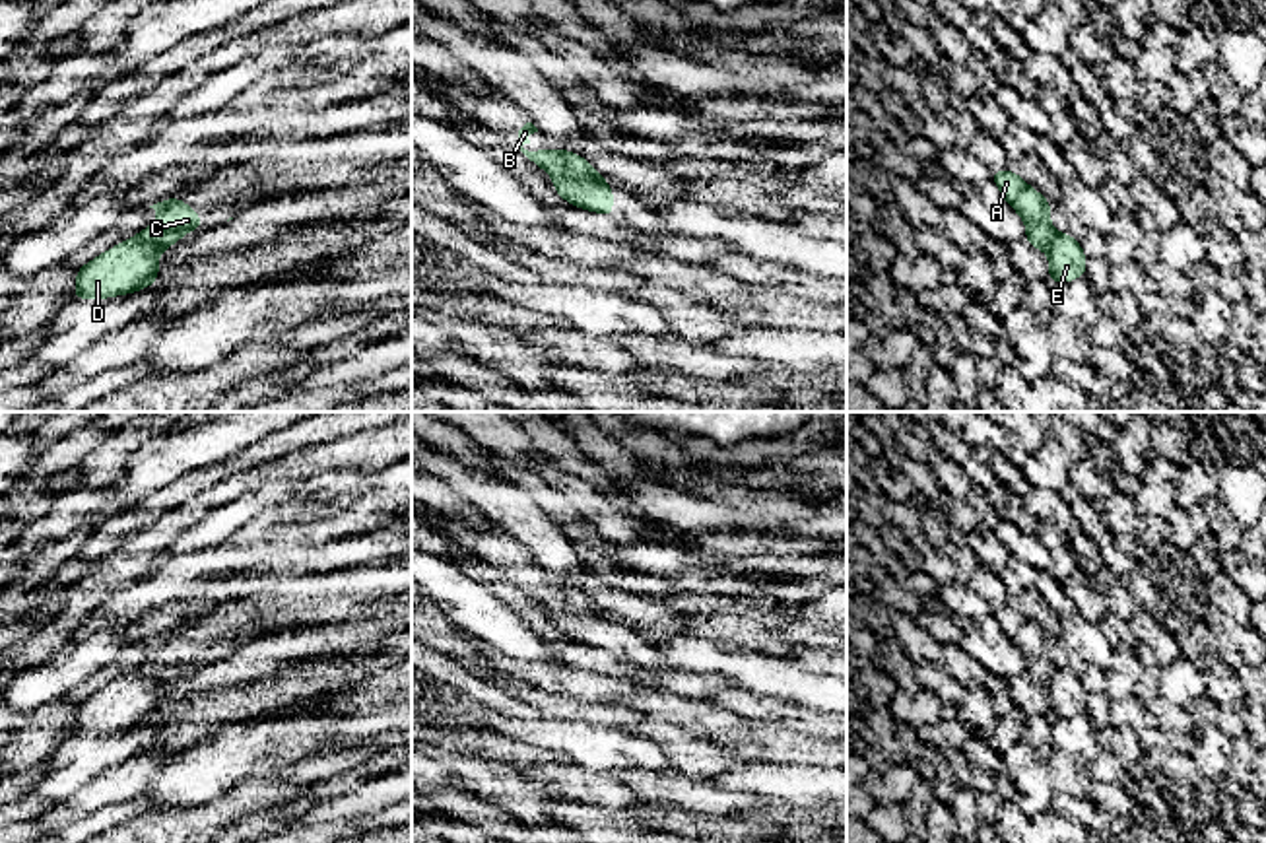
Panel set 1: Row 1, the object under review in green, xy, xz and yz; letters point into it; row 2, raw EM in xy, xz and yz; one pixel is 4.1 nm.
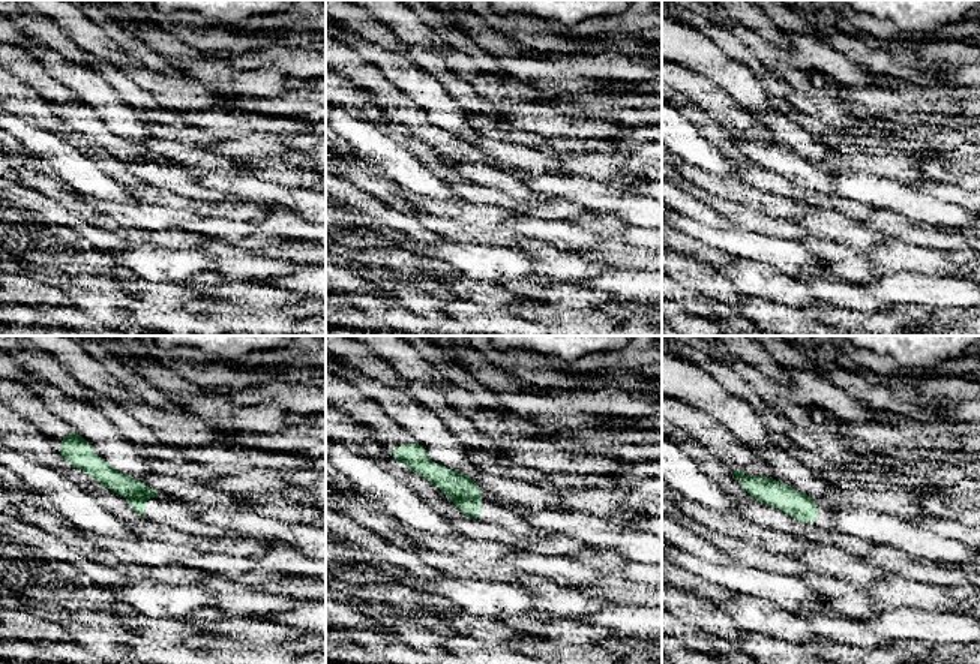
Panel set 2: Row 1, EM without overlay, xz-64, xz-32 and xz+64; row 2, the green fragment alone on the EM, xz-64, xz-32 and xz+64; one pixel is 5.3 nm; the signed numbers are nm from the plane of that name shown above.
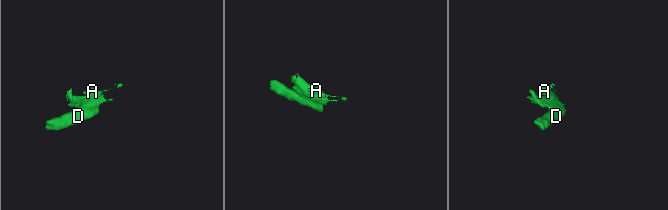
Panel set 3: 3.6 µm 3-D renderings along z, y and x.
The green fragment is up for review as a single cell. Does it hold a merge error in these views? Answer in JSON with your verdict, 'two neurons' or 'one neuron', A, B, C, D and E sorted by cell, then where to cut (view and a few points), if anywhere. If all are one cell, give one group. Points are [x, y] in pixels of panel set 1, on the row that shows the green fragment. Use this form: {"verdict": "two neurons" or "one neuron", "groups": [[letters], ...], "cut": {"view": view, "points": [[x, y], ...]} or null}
{"verdict": "two neurons", "groups": [["A", "B", "C"], ["D", "E"]], "cut": {"view": "xz", "points": [[552, 175], [606, 183]]}}

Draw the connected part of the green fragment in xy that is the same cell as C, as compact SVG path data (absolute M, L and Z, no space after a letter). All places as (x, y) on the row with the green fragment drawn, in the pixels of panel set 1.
M177 194L150 208L157 212L157 219L153 225L144 227L134 235L140 243L173 247L184 233L202 229L202 216L192 206L184 204Z

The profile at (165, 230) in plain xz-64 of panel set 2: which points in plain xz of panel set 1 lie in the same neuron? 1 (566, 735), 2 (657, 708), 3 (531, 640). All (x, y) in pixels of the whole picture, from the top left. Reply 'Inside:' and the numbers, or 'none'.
Inside: none

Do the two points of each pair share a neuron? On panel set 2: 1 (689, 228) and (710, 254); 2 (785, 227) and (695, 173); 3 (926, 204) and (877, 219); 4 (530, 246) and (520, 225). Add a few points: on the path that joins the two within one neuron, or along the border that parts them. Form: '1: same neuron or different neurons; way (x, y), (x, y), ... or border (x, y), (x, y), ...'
1: different neurons; border (704, 245), (719, 248), (737, 257)
2: same neuron; way (763, 222), (739, 215), (718, 194)
3: different neurons; border (875, 209), (884, 209), (892, 213)
4: different neurons; border (527, 239), (536, 239), (548, 245)

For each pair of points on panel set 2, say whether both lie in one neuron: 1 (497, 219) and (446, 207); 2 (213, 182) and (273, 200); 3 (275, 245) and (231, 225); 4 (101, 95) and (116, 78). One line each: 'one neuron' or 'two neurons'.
1: one neuron
2: one neuron
3: one neuron
4: two neurons

